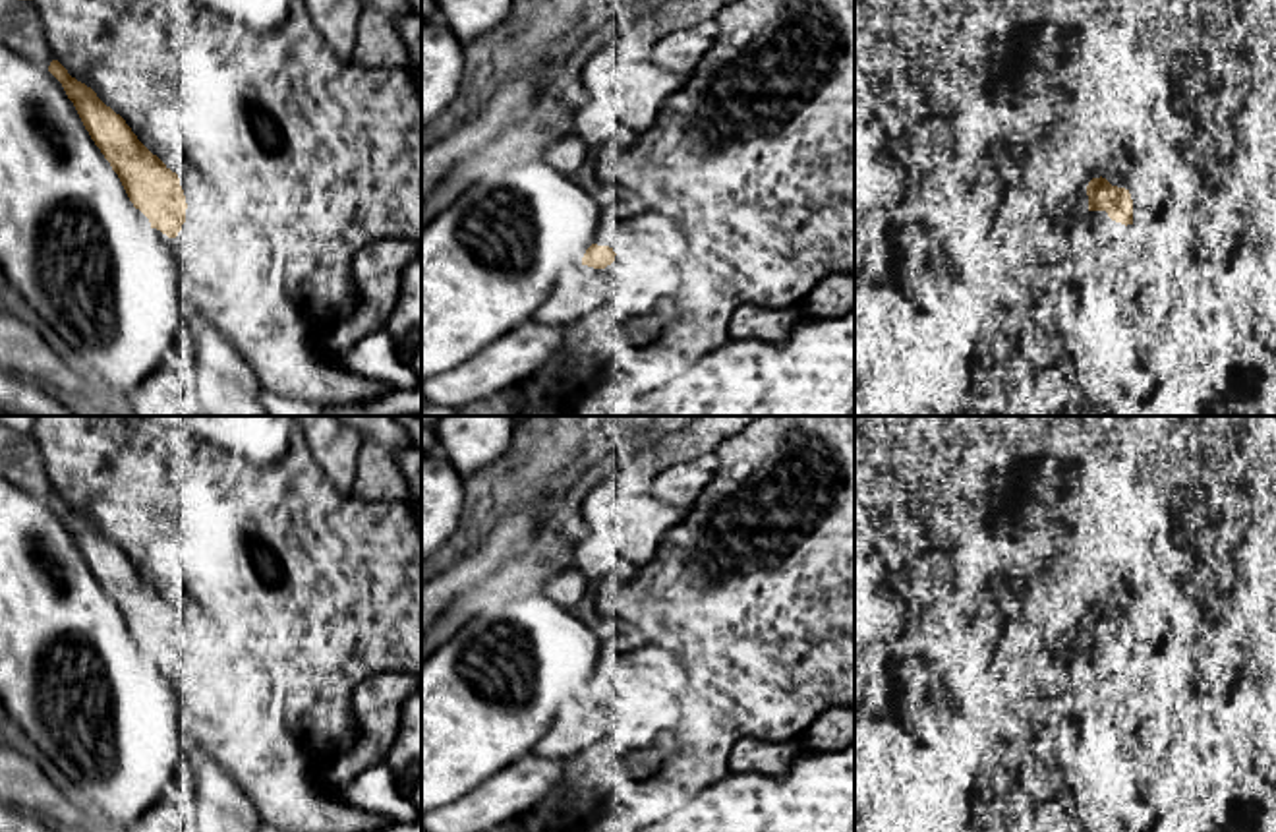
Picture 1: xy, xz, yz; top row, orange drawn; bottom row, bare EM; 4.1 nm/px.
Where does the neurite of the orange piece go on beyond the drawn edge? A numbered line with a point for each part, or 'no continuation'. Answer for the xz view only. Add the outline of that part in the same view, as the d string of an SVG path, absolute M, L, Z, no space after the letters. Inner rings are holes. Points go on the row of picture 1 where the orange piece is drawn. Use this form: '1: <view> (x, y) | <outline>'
1: xz (650, 233) | M646 213L626 217L626 236L615 255L621 259L628 250L634 259L655 253L650 273L657 279L659 292L673 292L679 286L682 265L688 261L688 244L681 224L665 215Z

